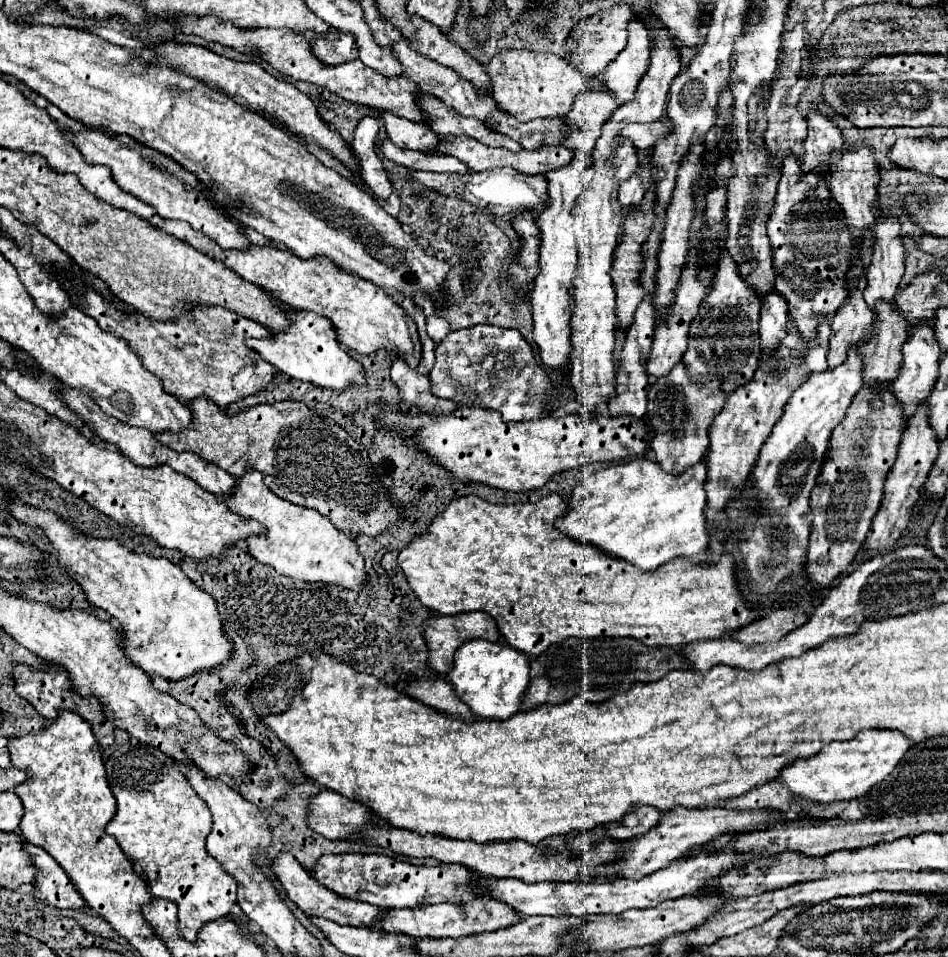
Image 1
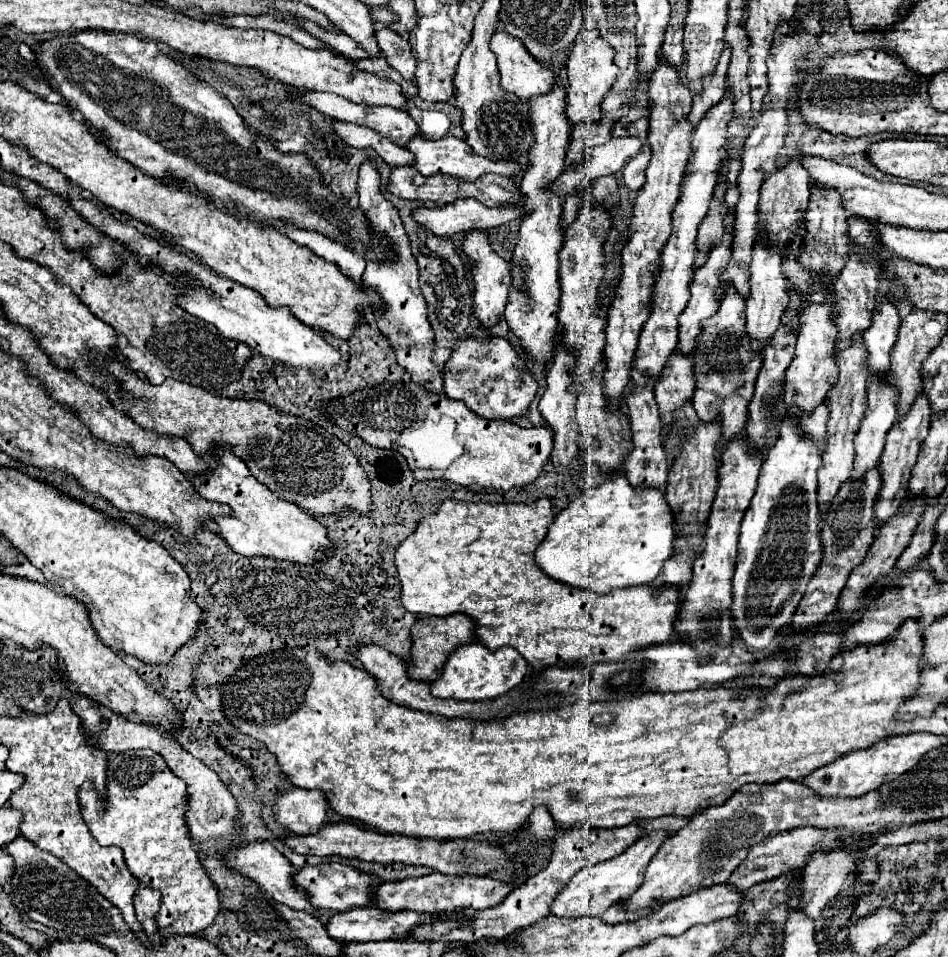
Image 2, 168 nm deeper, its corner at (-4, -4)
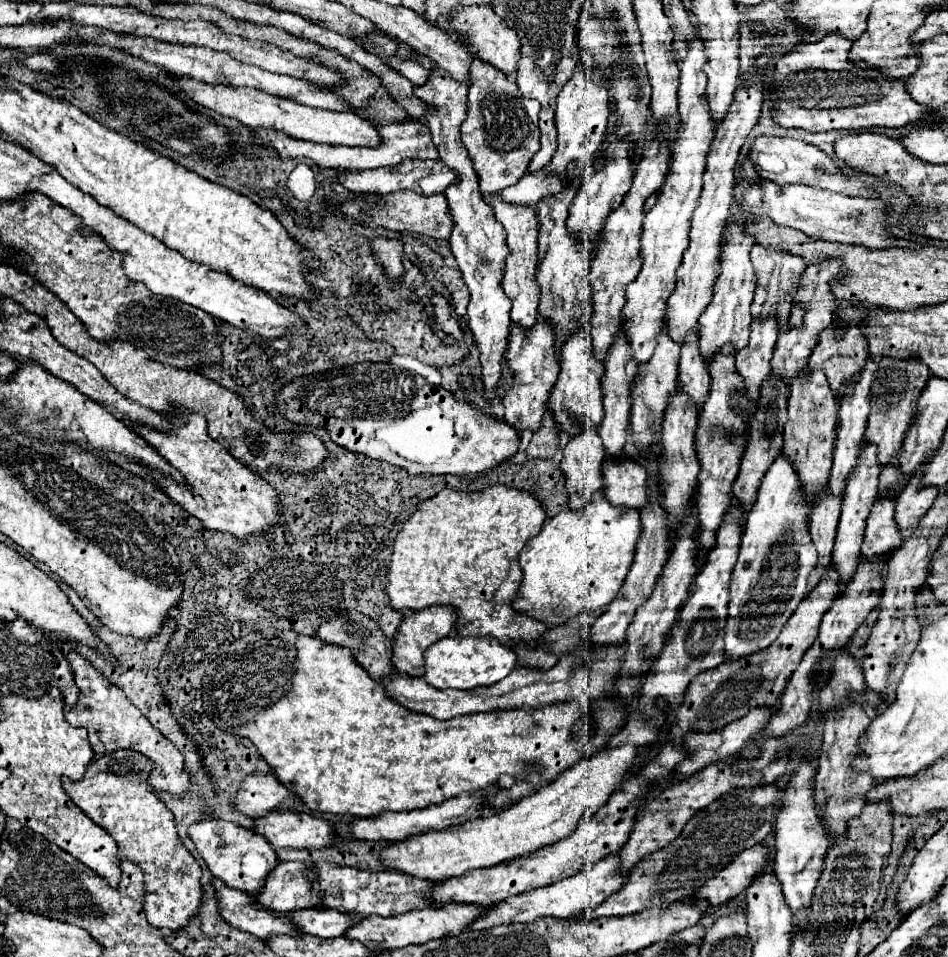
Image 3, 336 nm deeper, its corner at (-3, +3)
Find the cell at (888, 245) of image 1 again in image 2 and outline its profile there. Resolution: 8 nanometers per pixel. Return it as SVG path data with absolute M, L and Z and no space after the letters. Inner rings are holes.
M879 300L877 308L873 310L873 324L869 326L869 332L863 334L865 346L869 350L867 366L871 374L883 374L889 370L889 352L897 340L899 322L901 318L895 304Z

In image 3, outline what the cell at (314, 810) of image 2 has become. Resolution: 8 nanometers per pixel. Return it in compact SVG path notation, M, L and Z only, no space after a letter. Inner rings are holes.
M248 775L238 791L234 807L248 817L264 817L272 809L290 807L292 791L274 775Z

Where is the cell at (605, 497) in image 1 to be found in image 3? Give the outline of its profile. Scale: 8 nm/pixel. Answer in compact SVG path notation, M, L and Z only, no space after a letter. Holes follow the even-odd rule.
M604 495L594 497L584 511L562 511L542 525L542 531L532 537L520 551L522 583L514 599L514 609L542 621L548 627L564 625L582 611L604 607L620 591L624 577L632 565L636 541L640 537L640 513L636 509L614 507Z

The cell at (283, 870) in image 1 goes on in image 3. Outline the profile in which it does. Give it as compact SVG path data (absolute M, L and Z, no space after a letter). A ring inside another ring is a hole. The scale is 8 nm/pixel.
M206 819L198 821L188 827L188 837L194 841L196 851L206 861L210 873L218 879L222 879L228 887L242 889L246 893L256 893L264 885L268 873L278 865L276 853L268 841L250 829L240 827L232 821L220 821L220 819Z

